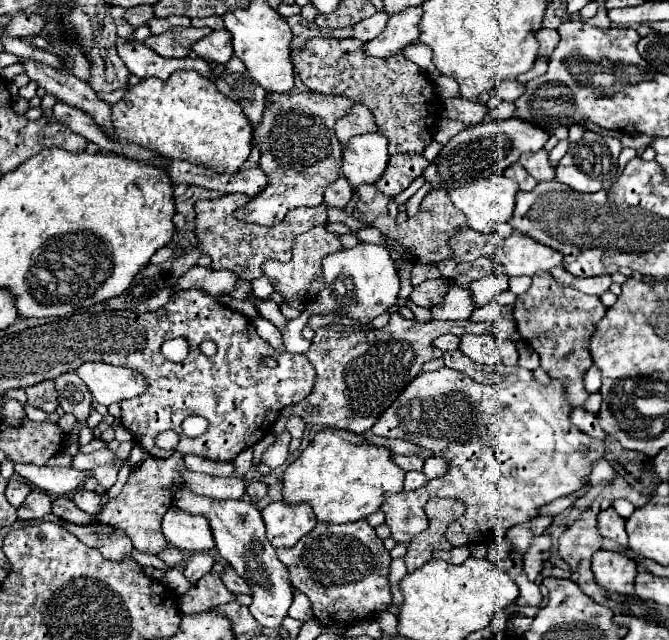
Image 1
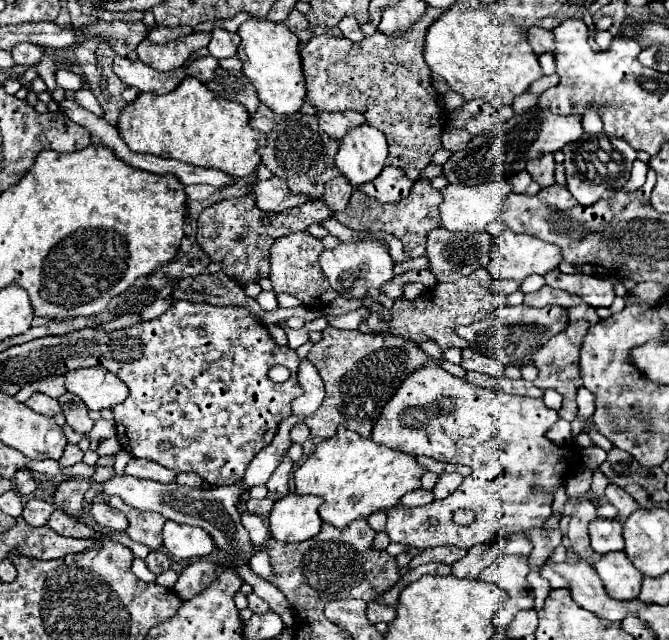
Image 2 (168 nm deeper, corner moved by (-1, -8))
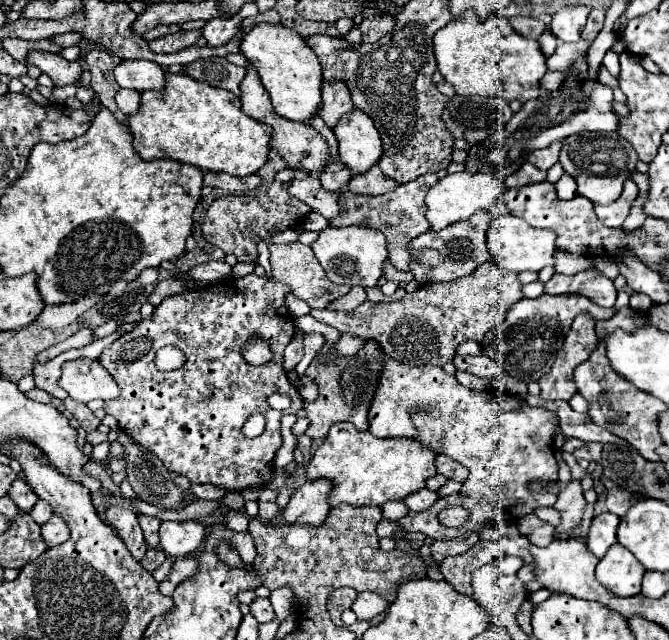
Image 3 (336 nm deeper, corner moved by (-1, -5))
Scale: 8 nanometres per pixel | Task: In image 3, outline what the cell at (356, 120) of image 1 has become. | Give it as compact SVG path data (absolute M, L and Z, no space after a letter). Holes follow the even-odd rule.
M322 83L322 97L324 97L324 103L318 115L324 119L328 127L334 127L342 115L354 109L352 97L344 83Z

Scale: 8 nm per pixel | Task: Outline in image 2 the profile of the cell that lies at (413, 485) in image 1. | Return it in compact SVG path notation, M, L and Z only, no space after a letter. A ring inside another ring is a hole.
M418 488L416 492L406 494L406 496L400 500L400 504L402 504L402 506L420 506L420 504L428 504L428 502L432 502L432 500L434 500L434 494L432 494L430 490Z

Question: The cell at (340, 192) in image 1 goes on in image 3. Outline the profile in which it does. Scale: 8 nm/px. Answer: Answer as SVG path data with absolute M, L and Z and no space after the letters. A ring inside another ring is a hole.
M342 167L342 169L334 169L334 171L326 169L324 173L320 173L318 179L322 181L324 189L328 189L332 193L340 193L346 189L350 177L352 177L352 171L348 167Z

